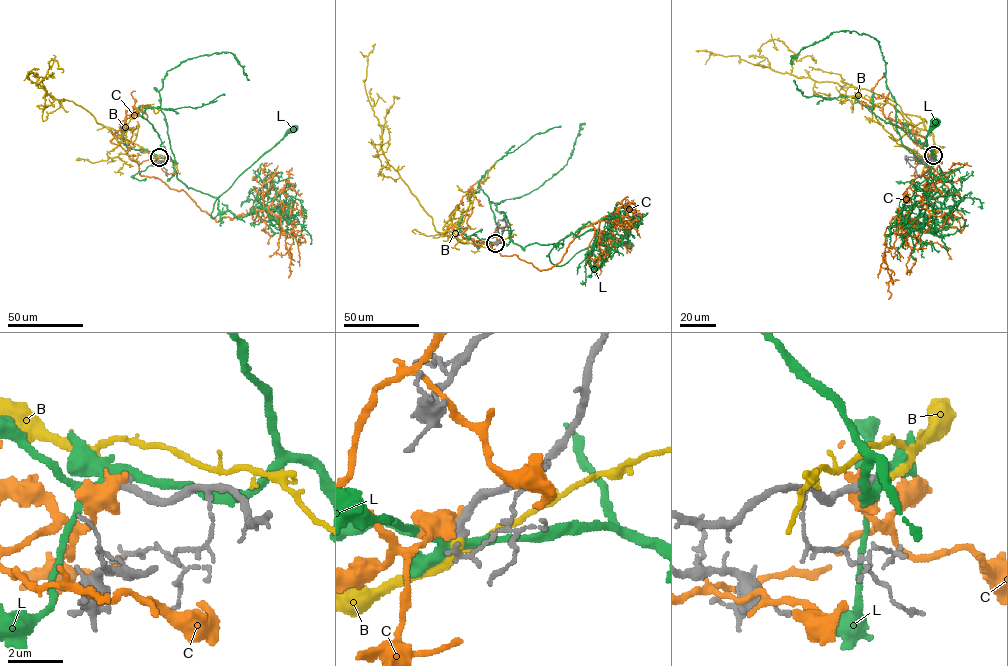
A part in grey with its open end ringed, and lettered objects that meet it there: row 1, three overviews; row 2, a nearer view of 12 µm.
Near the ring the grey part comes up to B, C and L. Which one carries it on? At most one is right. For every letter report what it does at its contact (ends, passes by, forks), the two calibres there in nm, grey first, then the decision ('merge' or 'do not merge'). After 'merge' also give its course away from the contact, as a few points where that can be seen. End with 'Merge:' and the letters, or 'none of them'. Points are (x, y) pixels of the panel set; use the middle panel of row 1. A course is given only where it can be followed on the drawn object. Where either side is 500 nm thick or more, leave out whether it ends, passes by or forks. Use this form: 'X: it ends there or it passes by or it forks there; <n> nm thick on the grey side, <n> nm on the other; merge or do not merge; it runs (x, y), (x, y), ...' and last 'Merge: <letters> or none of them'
B: it ends there; 400 nm thick on the grey side, 360 nm on the other; merge; it runs (495, 243), (483, 247), (441, 235), (388, 163), (381, 145), (382, 128), (364, 84), (367, 56), (375, 43)
C: 440 nm thick on the grey side, 550 nm on the other; do not merge
L: it forks there; 400 nm thick on the grey side, 360 nm on the other; do not merge
Merge: B

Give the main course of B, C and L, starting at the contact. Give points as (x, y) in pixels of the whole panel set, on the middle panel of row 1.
B: (495, 243), (483, 247), (441, 235), (388, 163), (381, 145), (382, 128), (364, 84), (367, 56), (375, 43)
C: (495, 242), (474, 241), (548, 269), (561, 260), (580, 229), (607, 217), (616, 203), (627, 209), (624, 205)
L: (495, 243), (511, 240), (524, 250), (535, 243), (554, 243), (546, 255), (559, 266), (610, 237), (629, 244)

